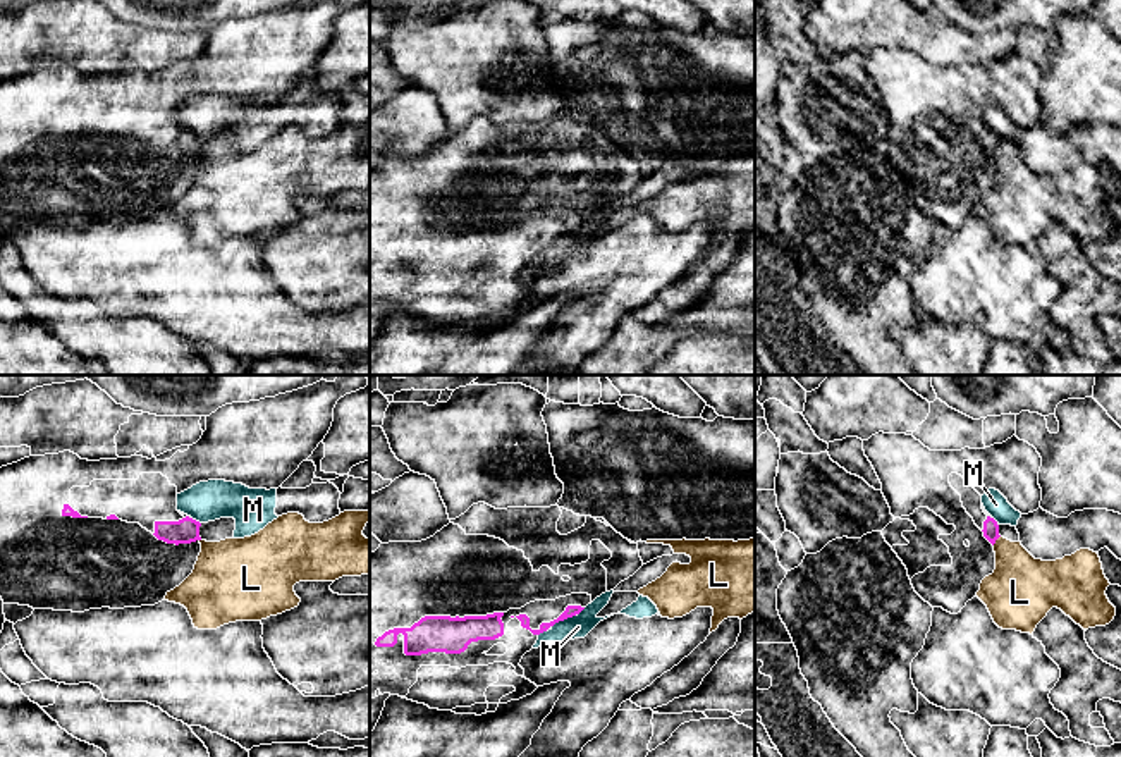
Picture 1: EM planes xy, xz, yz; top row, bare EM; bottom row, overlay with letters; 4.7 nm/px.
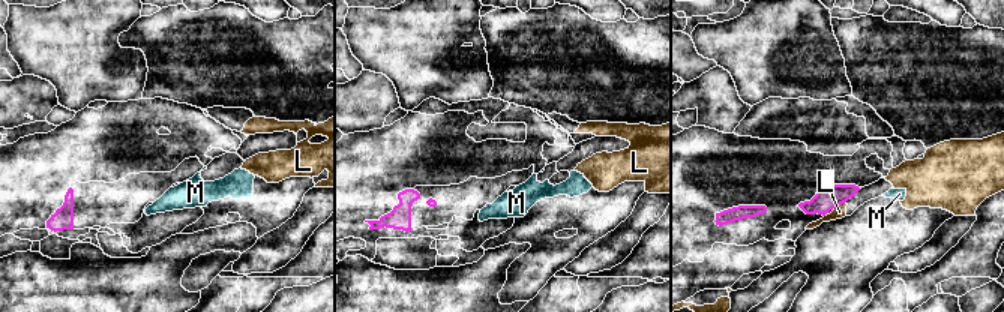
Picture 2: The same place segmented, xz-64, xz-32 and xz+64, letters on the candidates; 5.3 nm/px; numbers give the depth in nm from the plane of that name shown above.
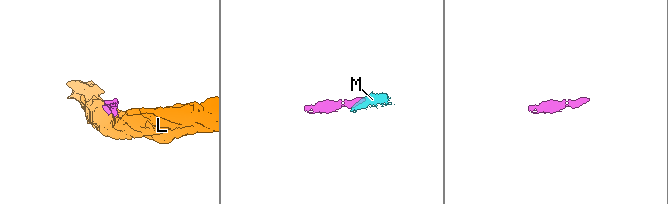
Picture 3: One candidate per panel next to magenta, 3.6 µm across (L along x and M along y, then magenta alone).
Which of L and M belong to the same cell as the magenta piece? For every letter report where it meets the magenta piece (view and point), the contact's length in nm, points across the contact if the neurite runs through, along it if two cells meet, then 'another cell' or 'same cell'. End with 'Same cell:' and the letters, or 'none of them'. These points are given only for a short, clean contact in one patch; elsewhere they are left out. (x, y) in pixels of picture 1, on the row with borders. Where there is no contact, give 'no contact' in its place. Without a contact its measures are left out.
L: meets magenta in yz at (996, 539); contact 60 nm long; border along yz (999, 535), (992, 544); another cell
M: meets magenta in xz at (563, 620); contact 130 nm long; border along xz (575, 615), (559, 620), (552, 627); another cell
Same cell: none of them

